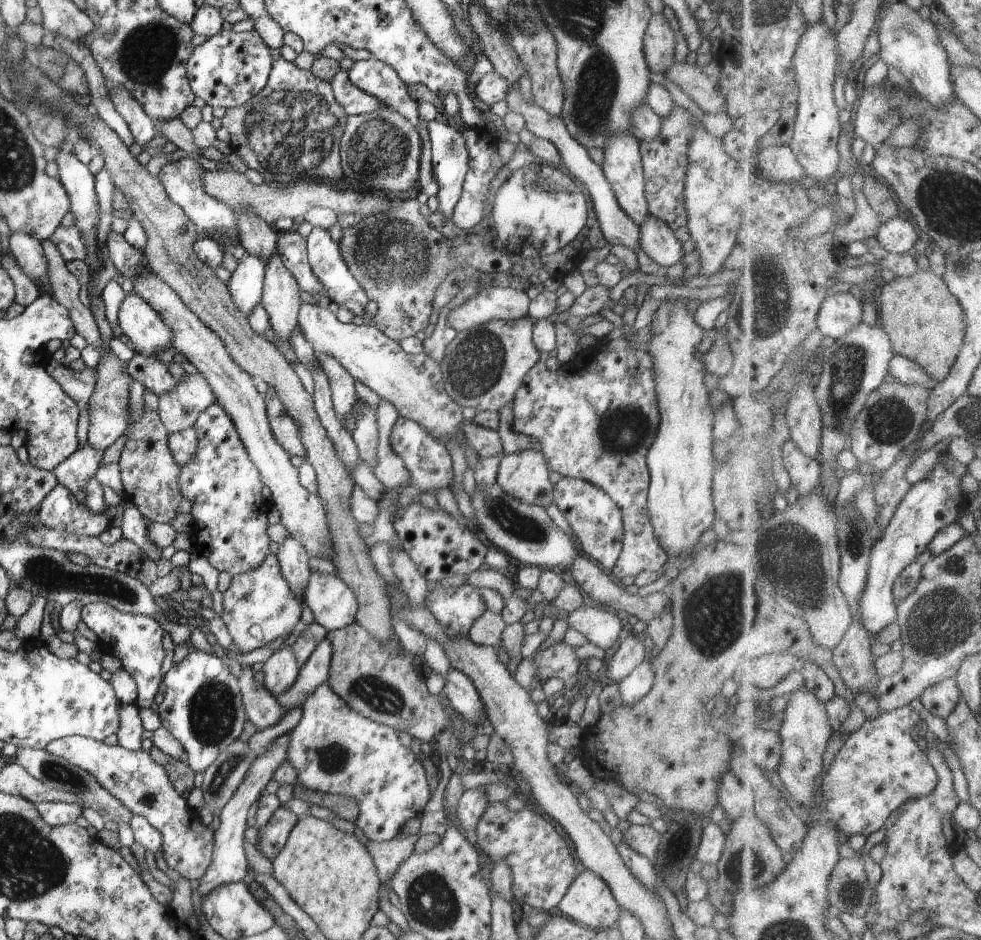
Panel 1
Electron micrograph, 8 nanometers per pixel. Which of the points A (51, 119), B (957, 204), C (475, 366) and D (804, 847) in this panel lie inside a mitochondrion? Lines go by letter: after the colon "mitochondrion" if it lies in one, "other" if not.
A: mitochondrion
B: mitochondrion
C: mitochondrion
D: other

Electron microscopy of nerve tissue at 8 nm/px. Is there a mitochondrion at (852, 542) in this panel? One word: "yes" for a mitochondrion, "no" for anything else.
yes

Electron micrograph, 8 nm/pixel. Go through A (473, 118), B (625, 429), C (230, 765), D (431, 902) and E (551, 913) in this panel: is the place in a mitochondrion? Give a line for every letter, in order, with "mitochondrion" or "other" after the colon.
A: other
B: mitochondrion
C: mitochondrion
D: mitochondrion
E: other

